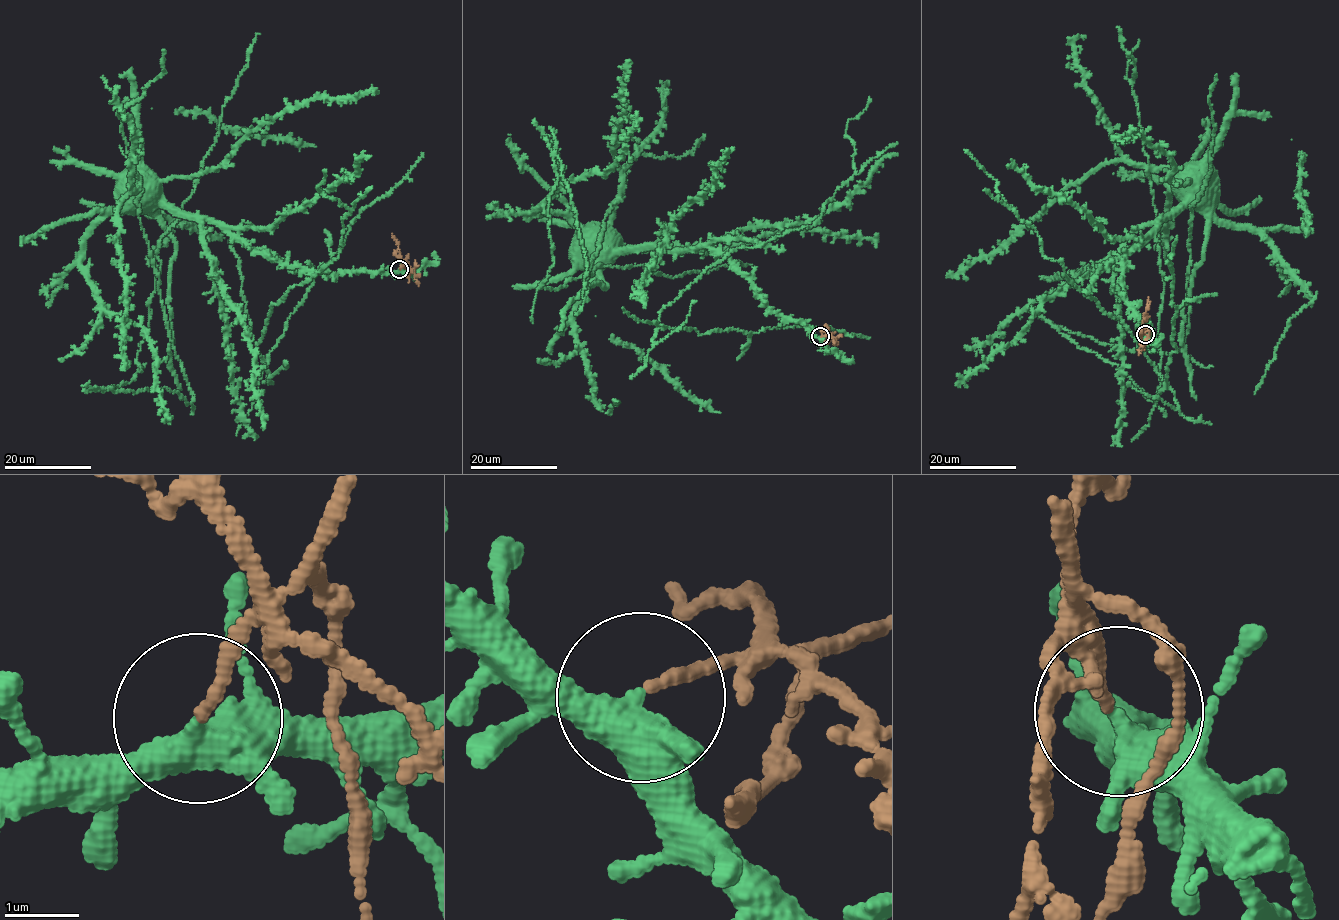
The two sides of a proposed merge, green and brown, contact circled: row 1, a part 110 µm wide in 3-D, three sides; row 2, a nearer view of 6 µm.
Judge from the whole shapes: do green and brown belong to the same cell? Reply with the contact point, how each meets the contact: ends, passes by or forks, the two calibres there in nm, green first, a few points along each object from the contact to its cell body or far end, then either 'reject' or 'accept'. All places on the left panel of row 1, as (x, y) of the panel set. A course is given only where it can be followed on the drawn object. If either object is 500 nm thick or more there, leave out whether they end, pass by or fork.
place (399, 269); green forks; brown ends; calibres 360 and 140 nm; course green (400, 269), (327, 274), (300, 271), (246, 247), (219, 226), (179, 216), (162, 205), (141, 207), (126, 199); course brown (400, 269), (402, 257), (392, 234); reject

